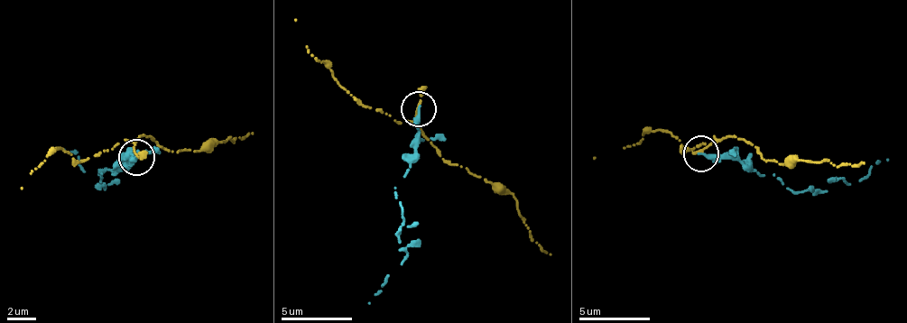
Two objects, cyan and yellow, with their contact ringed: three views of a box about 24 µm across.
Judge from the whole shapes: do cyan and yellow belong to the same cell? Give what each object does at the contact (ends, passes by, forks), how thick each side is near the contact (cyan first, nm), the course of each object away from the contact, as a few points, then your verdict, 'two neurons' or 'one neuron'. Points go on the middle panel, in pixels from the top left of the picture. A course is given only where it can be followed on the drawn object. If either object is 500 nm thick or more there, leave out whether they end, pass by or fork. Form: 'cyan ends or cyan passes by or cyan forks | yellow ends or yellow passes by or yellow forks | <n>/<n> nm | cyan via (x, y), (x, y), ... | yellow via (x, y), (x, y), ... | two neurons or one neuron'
cyan ends | yellow passes by | 280/170 nm | cyan via (420, 109), (420, 142), (393, 187), (402, 207), (399, 242), (408, 253), (388, 276), (383, 291), (368, 302) | yellow via (420, 109), (415, 119), (424, 135), (455, 165), (501, 182), (514, 196), (529, 232), (550, 255) | two neurons

